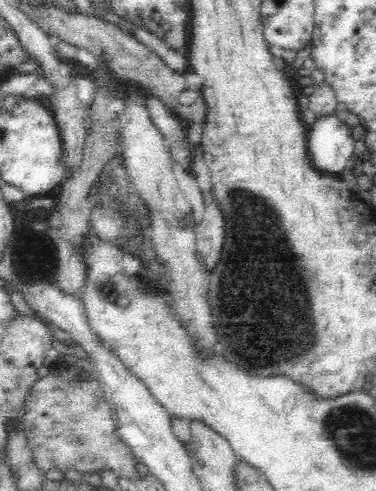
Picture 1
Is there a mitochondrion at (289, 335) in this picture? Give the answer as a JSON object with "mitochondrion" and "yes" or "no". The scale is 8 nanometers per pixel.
{"mitochondrion":"yes"}

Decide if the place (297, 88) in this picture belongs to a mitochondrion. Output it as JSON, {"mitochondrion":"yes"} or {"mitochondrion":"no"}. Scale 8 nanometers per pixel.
{"mitochondrion":"no"}

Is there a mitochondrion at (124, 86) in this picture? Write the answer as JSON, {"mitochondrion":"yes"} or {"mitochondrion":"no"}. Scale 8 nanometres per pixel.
{"mitochondrion":"no"}

